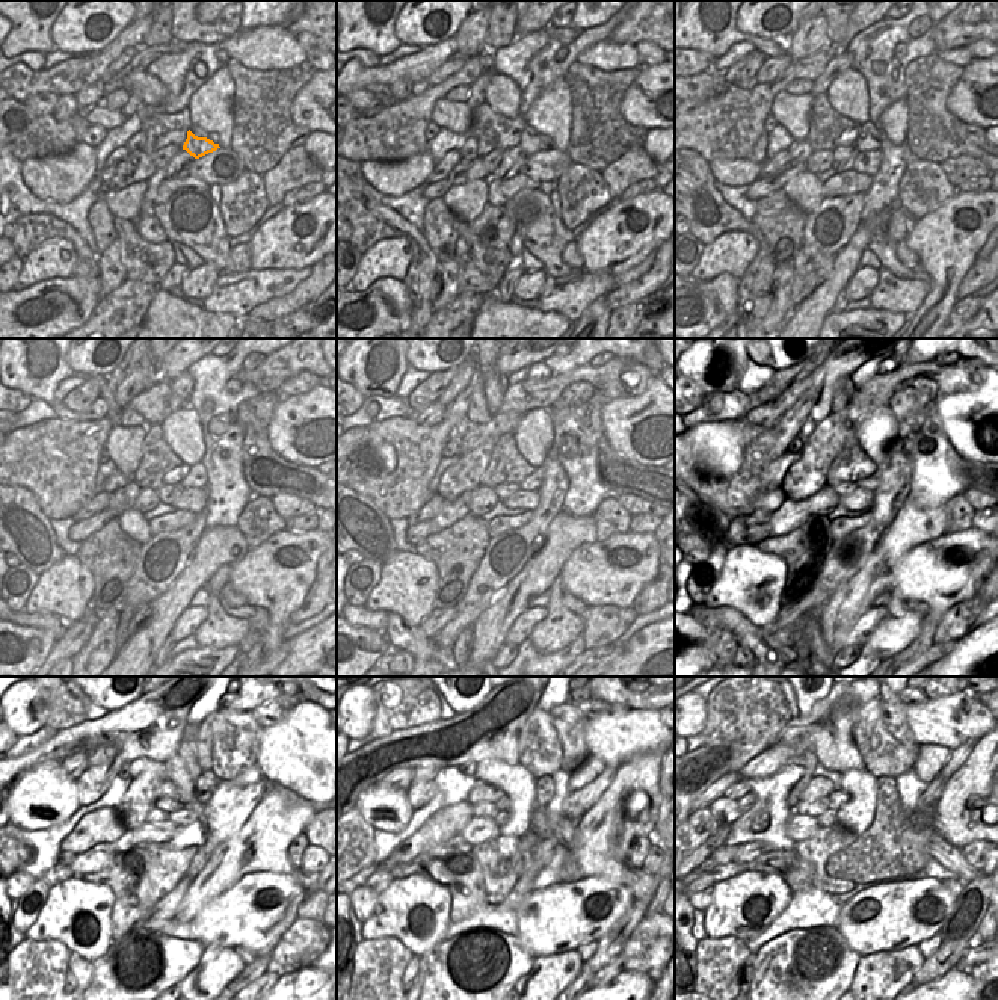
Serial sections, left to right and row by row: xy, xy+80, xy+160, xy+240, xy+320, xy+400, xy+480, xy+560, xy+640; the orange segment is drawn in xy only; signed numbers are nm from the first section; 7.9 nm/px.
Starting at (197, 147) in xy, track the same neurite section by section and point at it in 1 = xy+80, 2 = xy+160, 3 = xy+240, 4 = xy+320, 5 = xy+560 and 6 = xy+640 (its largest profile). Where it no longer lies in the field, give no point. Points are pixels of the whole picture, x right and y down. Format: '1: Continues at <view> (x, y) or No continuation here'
1: Continues at xy+80 (532, 141)
2: Continues at xy+160 (870, 138)
3: Continues at xy+240 (197, 478)
4: Continues at xy+320 (533, 481)
5: Continues at xy+560 (502, 817)
6: Continues at xy+640 (828, 817)

